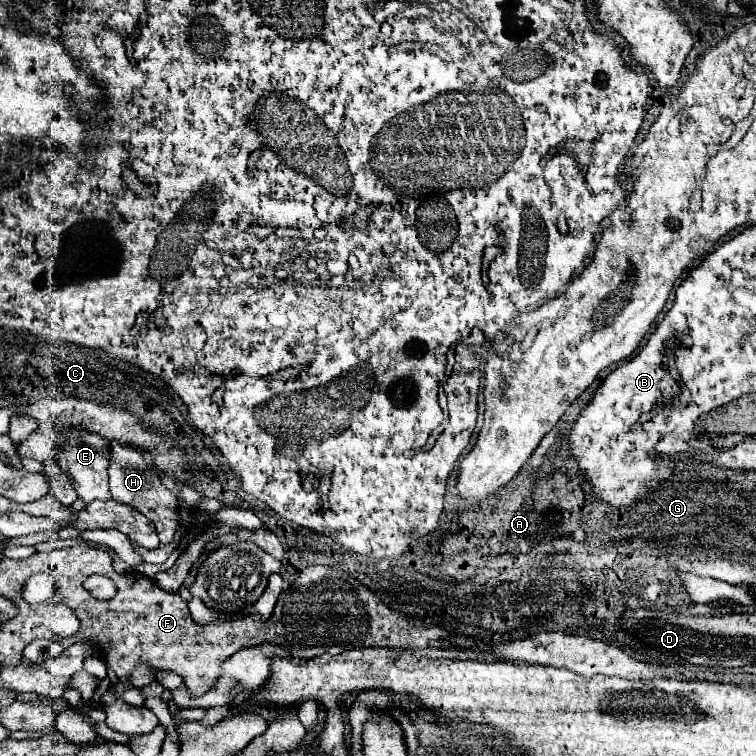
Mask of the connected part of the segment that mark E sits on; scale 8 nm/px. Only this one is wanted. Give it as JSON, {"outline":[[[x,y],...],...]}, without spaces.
{"outline":[[[72,425],[68,431],[66,431],[66,435],[62,435],[64,447],[62,447],[62,453],[58,457],[58,463],[60,463],[62,471],[70,475],[78,497],[84,499],[86,503],[92,503],[98,497],[100,499],[112,499],[112,493],[108,487],[108,467],[110,467],[108,441],[96,433],[82,429],[80,425]]]}

